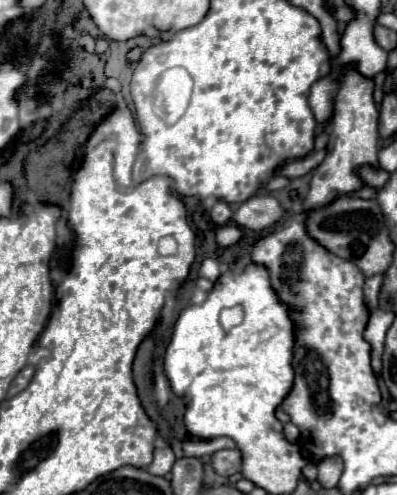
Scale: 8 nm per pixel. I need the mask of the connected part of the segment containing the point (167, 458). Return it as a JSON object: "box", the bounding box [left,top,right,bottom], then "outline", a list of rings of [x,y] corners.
{"box":[148,447,176,477],"outline":[[[166,447],[166,449],[156,449],[156,451],[154,451],[154,461],[150,463],[148,471],[150,471],[152,475],[164,477],[164,475],[170,473],[174,461],[176,461],[176,457],[174,457],[174,453],[172,453],[170,447]]]}

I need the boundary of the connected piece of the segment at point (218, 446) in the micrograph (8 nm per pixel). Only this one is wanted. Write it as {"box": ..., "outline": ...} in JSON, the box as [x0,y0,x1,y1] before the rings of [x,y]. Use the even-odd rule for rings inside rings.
{"box":[182,437,236,458],"outline":[[[219,437],[212,440],[199,440],[196,447],[182,447],[184,457],[201,458],[218,450],[236,448],[235,442],[228,437]]]}

